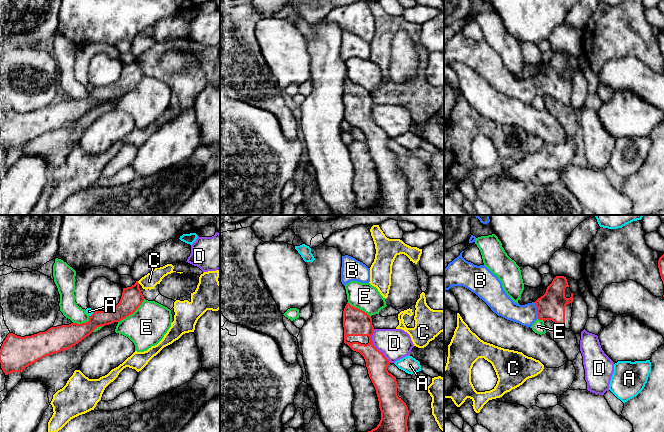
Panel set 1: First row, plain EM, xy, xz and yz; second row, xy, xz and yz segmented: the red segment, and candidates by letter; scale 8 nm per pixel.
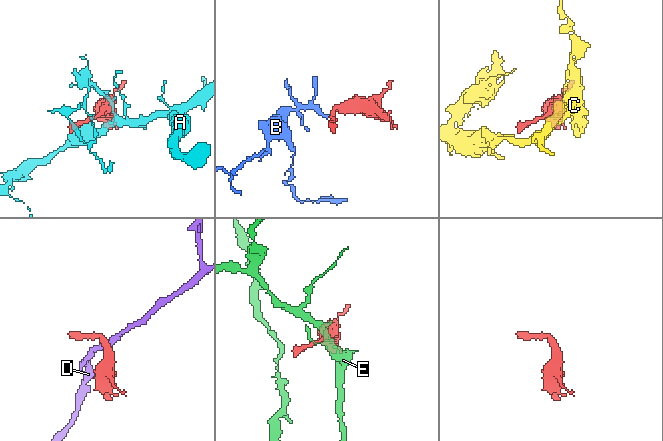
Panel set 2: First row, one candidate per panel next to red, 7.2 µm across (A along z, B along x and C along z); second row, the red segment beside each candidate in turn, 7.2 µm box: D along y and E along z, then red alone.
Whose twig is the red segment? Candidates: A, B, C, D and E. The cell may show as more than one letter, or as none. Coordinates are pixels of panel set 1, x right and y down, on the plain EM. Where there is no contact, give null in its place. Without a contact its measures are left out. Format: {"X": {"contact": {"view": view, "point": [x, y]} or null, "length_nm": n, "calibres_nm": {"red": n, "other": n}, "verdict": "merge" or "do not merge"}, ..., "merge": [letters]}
{"A": {"contact": {"view": "xy", "point": [92, 90]}, "length_nm": 60, "calibres_nm": {"red": 180, "other": 60}, "verdict": "do not merge"}, "B": {"contact": {"view": "yz", "point": [537, 86]}, "length_nm": 140, "calibres_nm": {"red": 220, "other": 170}, "verdict": "merge"}, "C": {"contact": {"view": "xy", "point": [137, 58]}, "length_nm": 30, "calibres_nm": {"red": 170, "other": 120}, "verdict": "do not merge"}, "D": {"contact": {"view": "xz", "point": [374, 122]}, "length_nm": 300, "calibres_nm": {"red": 220, "other": 240}, "verdict": "do not merge"}, "E": {"contact": {"view": "xy", "point": [132, 89]}, "length_nm": 300, "calibres_nm": {"red": 170, "other": 320}, "verdict": "do not merge"}, "merge": ["B"]}

